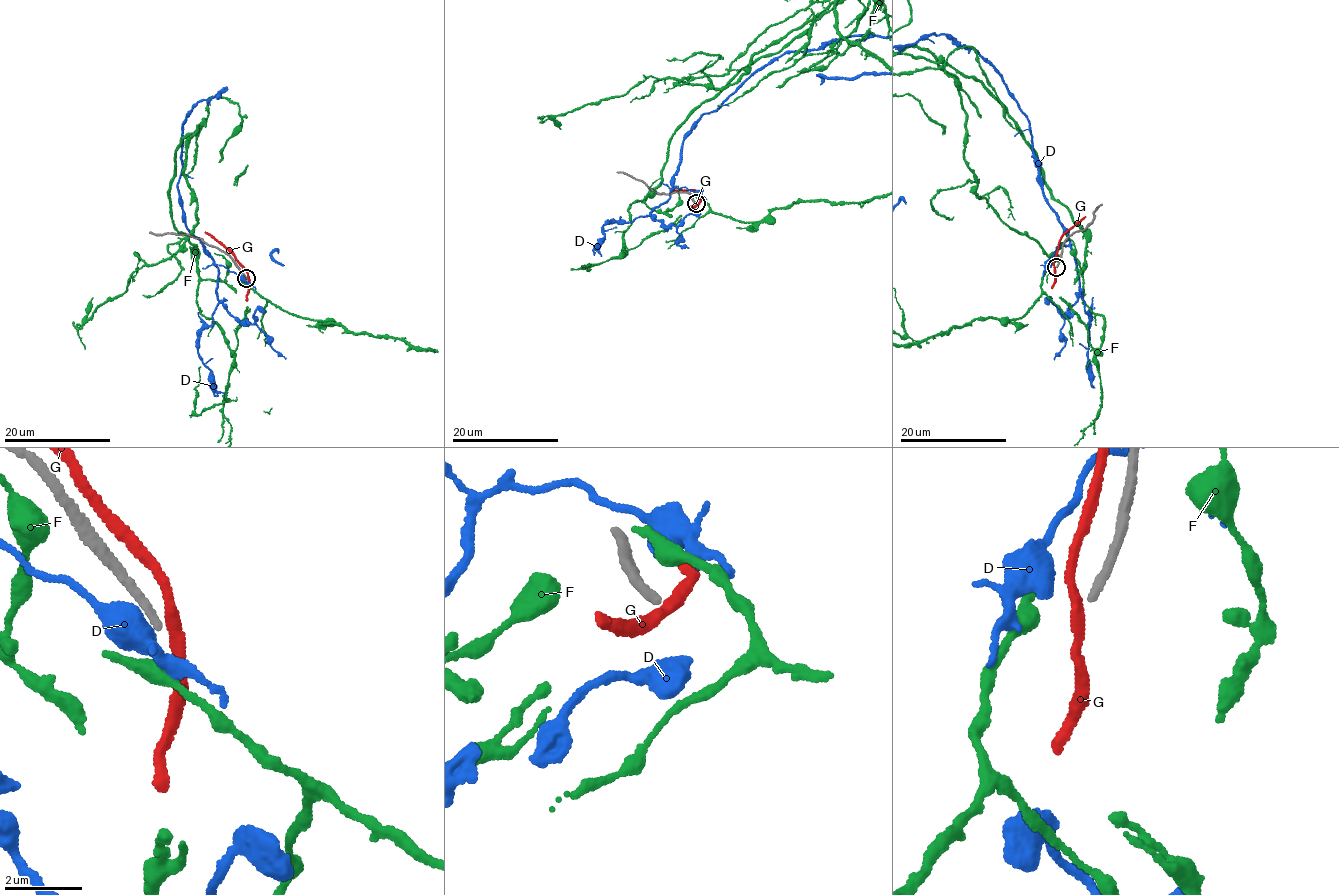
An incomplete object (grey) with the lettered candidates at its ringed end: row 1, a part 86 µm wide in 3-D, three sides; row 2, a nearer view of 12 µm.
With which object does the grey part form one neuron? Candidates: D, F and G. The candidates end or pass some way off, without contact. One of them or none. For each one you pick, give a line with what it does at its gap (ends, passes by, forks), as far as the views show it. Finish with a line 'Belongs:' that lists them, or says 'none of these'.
Belongs: none of these

